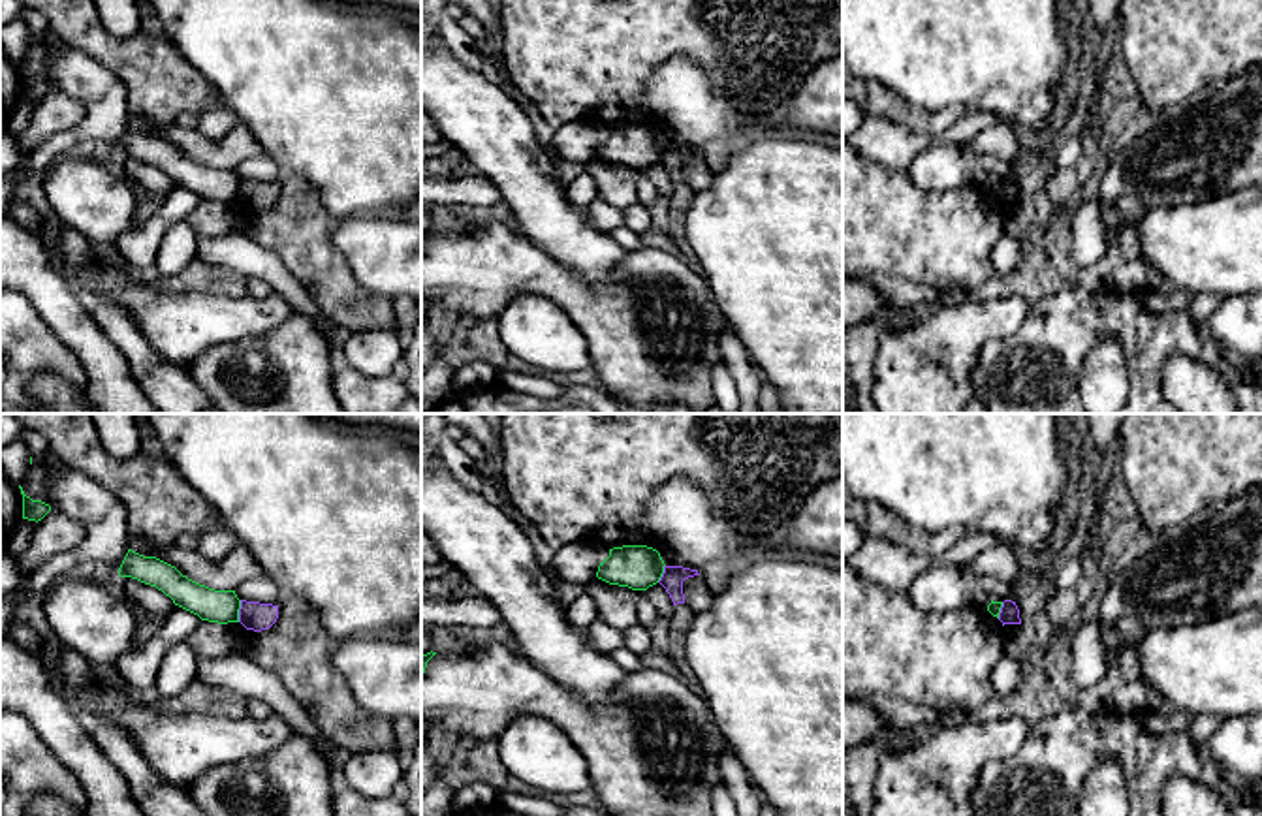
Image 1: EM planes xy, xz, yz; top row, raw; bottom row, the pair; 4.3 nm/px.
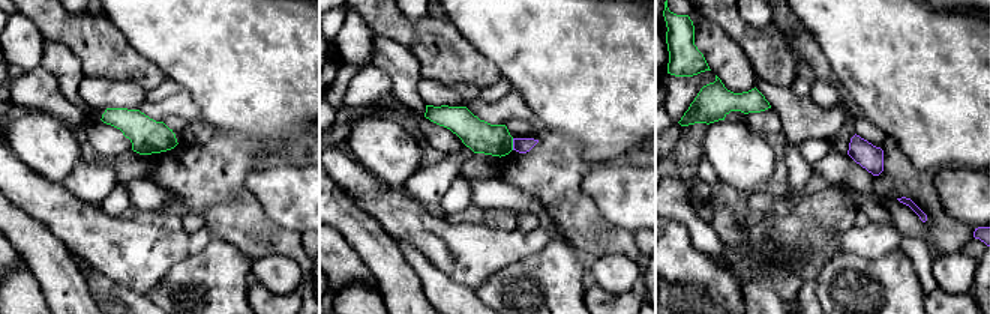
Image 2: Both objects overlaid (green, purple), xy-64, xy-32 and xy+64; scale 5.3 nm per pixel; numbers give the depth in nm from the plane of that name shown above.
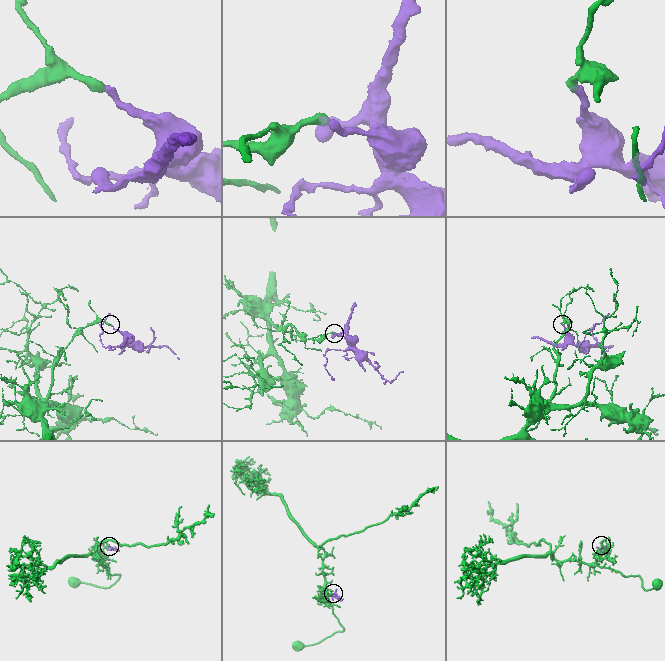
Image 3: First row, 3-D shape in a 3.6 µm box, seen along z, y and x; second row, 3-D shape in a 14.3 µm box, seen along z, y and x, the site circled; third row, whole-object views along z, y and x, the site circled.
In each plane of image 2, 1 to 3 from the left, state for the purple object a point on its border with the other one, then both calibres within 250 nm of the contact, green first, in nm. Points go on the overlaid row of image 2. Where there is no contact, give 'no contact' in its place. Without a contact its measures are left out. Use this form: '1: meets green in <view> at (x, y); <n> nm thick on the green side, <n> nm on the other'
1: no contact
2: meets green in xy-32 at (512, 144); 170 nm thick on the green side, 80 nm on the other
3: no contact

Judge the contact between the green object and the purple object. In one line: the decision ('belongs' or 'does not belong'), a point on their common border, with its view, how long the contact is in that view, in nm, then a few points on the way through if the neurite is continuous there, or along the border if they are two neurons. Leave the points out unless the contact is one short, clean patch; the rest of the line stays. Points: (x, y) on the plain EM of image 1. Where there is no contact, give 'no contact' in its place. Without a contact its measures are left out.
does not belong | xy (237, 190) | 100 nm | along xy (241, 179), (237, 200)

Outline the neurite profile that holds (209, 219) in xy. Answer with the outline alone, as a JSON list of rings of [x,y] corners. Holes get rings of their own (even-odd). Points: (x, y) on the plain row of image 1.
[[[203,199],[186,218],[199,237],[237,235],[246,231],[246,207],[241,201]]]

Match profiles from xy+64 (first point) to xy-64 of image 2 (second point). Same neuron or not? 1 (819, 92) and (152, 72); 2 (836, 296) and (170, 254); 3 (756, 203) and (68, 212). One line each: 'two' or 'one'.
1: two
2: two
3: two

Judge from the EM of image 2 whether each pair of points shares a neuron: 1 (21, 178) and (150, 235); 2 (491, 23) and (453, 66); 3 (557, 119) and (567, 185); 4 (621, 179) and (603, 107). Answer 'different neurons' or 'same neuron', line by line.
1: same neuron
2: different neurons
3: different neurons
4: different neurons

